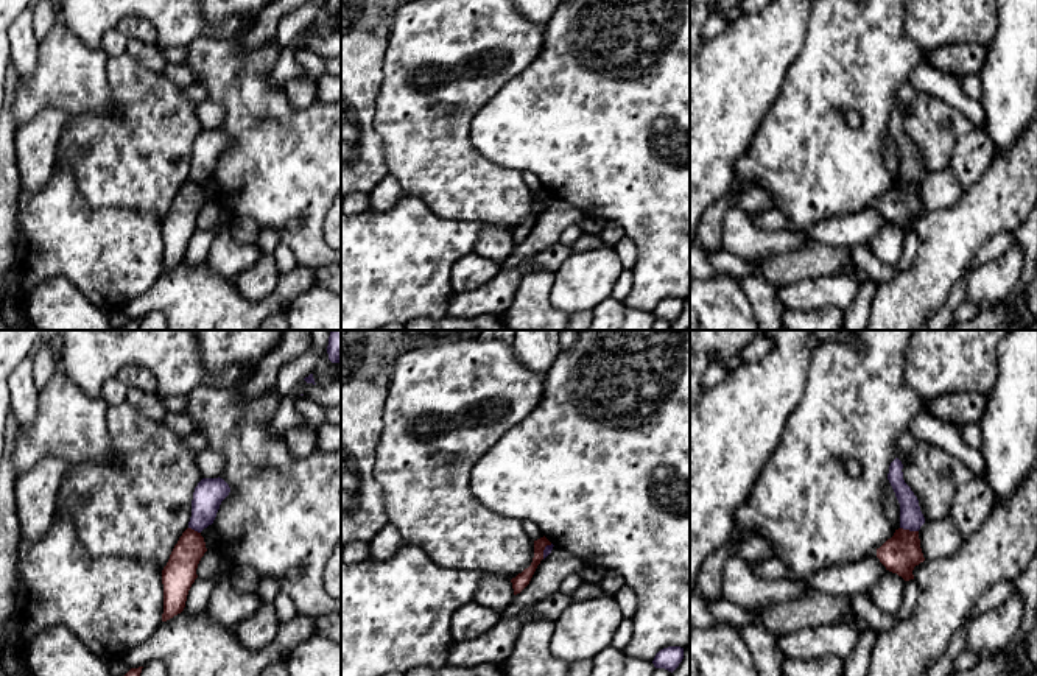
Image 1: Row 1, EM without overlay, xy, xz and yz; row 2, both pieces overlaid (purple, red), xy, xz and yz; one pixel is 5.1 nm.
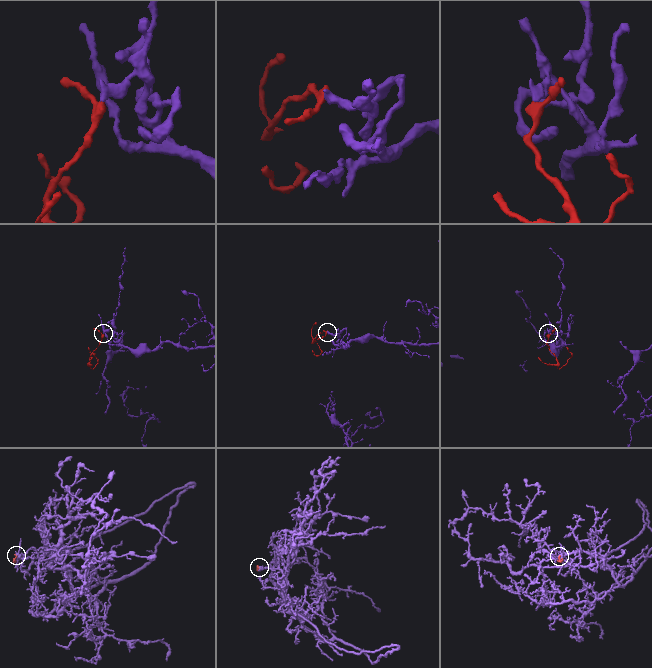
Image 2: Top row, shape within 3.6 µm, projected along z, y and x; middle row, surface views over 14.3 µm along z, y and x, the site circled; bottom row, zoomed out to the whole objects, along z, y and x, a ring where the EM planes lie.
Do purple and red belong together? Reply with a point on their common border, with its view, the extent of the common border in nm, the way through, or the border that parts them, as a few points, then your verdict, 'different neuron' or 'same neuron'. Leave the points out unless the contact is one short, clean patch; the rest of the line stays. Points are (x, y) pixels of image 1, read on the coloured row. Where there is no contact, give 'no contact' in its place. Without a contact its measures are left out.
yz (910, 530) | 100 nm | along yz (900, 527), (917, 531) | different neuron

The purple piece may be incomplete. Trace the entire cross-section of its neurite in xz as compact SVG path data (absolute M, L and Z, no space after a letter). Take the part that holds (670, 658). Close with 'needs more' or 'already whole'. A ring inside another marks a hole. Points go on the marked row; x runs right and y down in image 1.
M668 646L660 650L652 664L656 668L665 668L668 671L674 671L684 659L684 648L680 646Z; already whole

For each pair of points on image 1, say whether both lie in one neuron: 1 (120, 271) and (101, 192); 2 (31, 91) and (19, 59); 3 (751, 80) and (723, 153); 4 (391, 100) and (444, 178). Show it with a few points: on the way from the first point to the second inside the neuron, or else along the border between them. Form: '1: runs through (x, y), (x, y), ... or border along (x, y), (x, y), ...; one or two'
1: border along (75, 186), (94, 207), (130, 207), (140, 212); two
2: border along (39, 45), (33, 73), (28, 78), (19, 77); two
3: runs through (732, 98), (723, 108), (723, 134); one
4: runs through (405, 119), (427, 140), (427, 148), (435, 159); one

